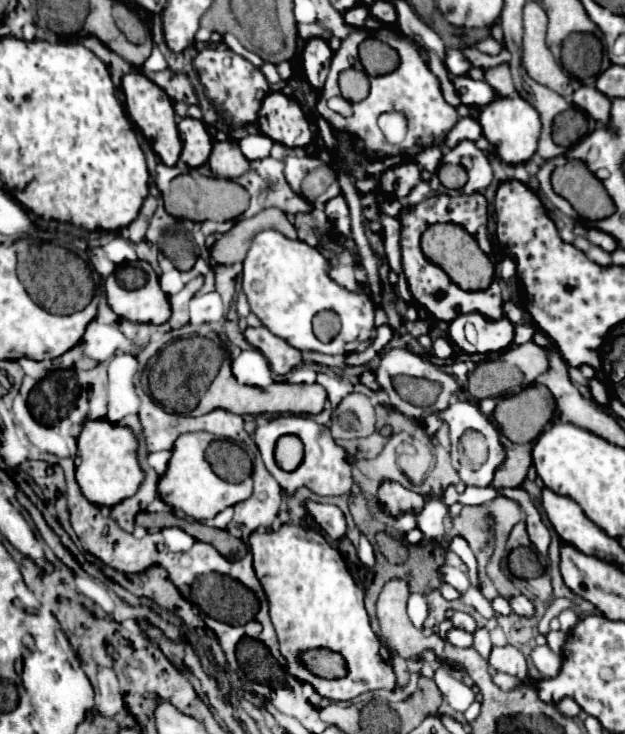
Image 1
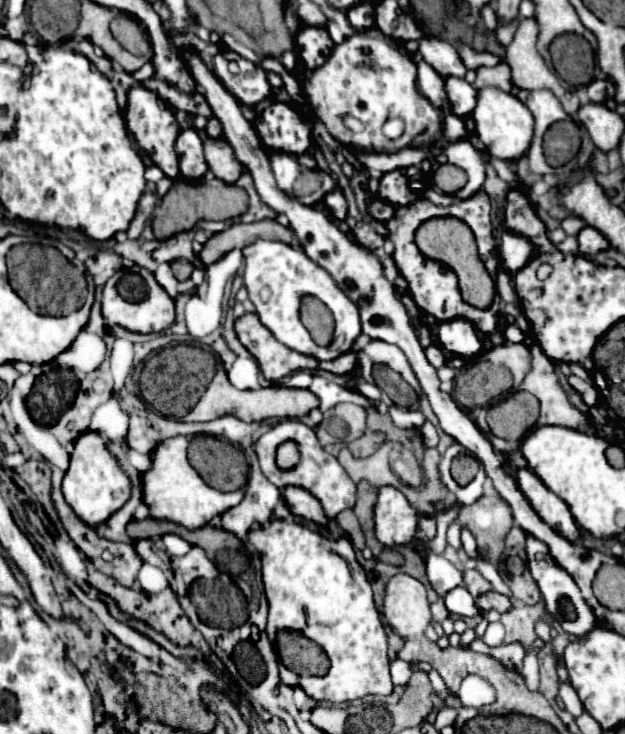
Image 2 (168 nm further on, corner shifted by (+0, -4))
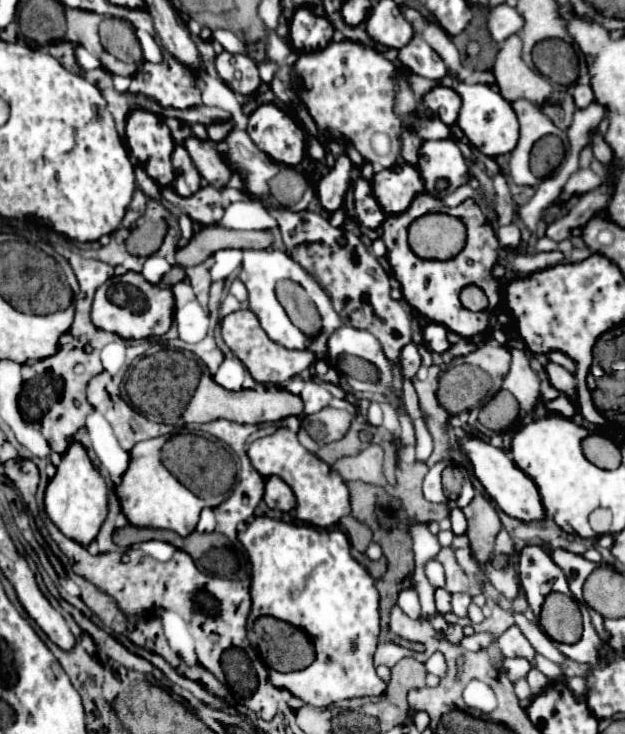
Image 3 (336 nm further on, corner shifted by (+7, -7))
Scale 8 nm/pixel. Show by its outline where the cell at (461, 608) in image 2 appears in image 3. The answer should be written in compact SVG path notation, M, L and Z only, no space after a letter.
M441 587L435 589L435 607L437 607L439 615L445 615L451 611L451 595Z

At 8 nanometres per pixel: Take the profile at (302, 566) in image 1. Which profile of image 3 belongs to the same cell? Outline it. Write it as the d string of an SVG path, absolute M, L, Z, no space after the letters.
M255 517L245 531L239 533L251 561L251 615L271 615L303 629L315 645L315 661L301 671L281 673L269 670L269 680L275 687L287 689L303 703L329 707L335 701L351 697L377 697L385 691L385 681L375 673L373 653L379 637L379 593L367 569L351 557L347 536L339 531L317 531L307 525L291 525L271 517Z

